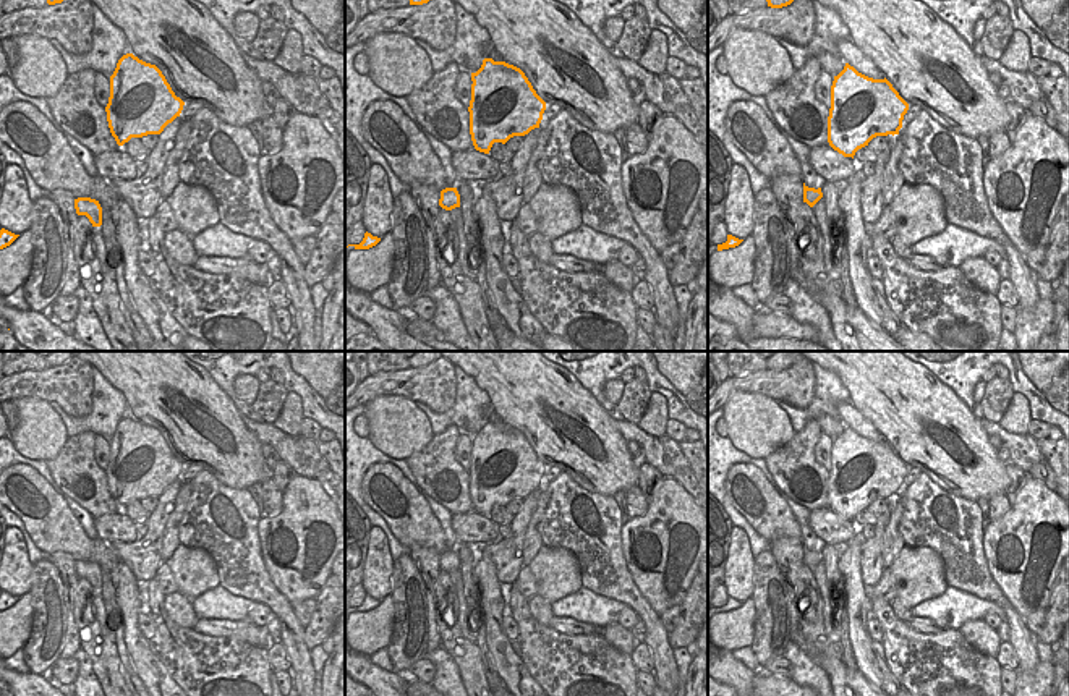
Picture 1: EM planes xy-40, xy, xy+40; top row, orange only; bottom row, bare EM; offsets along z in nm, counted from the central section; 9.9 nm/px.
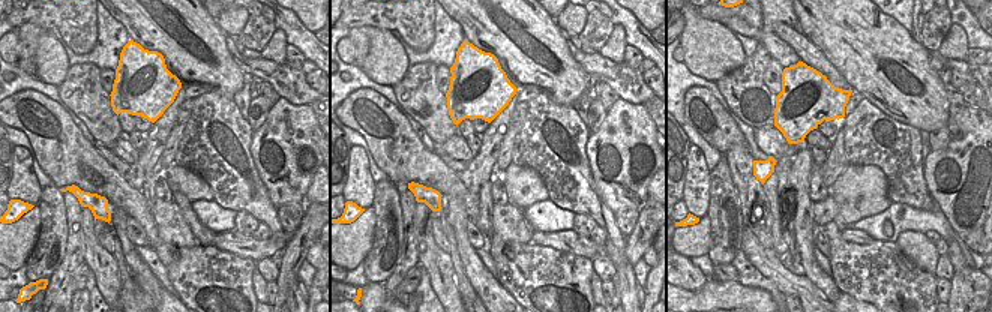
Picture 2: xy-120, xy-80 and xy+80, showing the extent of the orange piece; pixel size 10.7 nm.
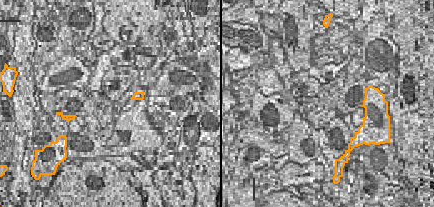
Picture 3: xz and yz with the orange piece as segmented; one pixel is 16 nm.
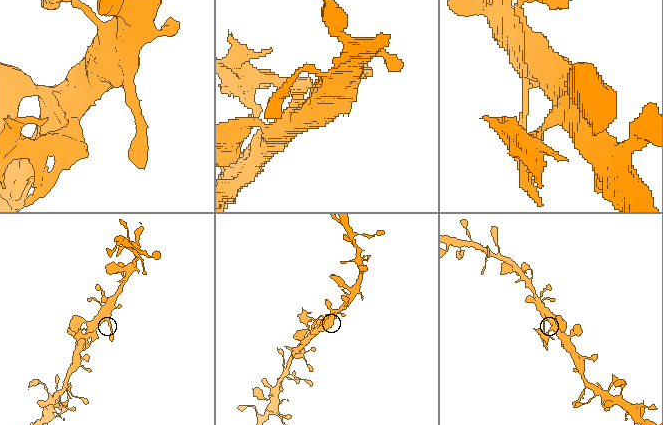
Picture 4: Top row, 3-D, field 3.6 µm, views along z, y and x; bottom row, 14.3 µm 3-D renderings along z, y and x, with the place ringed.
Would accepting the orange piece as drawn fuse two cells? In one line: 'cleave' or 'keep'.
cleave

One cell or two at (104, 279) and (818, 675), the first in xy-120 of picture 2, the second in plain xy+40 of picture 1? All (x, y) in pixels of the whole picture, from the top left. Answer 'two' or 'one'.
two

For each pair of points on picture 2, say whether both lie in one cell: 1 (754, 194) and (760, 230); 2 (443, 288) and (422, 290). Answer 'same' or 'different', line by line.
1: same
2: different

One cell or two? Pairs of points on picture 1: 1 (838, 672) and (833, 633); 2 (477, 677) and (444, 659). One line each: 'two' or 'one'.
1: two
2: two

